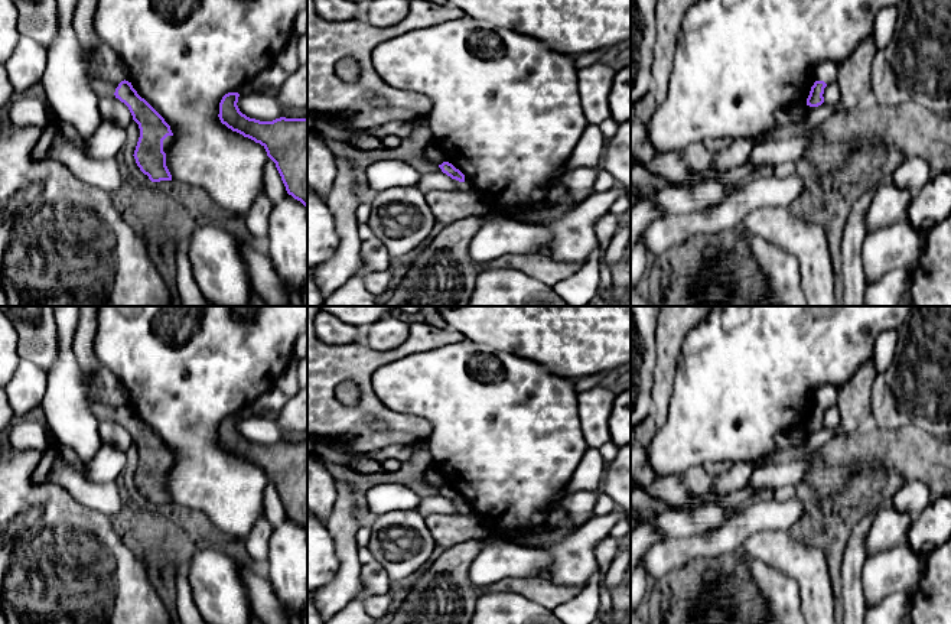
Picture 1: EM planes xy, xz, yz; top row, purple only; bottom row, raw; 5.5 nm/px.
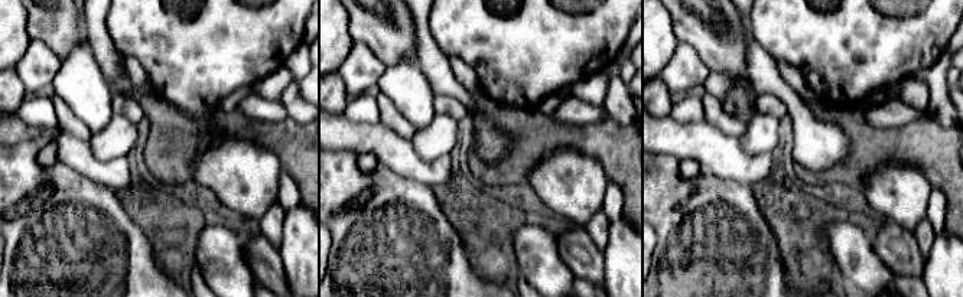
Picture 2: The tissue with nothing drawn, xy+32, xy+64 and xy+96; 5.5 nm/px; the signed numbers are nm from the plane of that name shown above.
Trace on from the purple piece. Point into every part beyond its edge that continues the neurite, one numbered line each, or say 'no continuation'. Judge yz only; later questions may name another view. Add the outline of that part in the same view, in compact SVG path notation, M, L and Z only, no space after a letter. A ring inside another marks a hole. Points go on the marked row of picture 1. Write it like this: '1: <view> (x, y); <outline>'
1: yz (827, 71); M825 61L820 62L815 68L815 79L824 81L827 85L840 79L840 68L838 64Z

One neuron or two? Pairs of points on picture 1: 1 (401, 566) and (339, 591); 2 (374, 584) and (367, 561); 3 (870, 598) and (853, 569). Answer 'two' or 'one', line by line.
1: two
2: one
3: two

